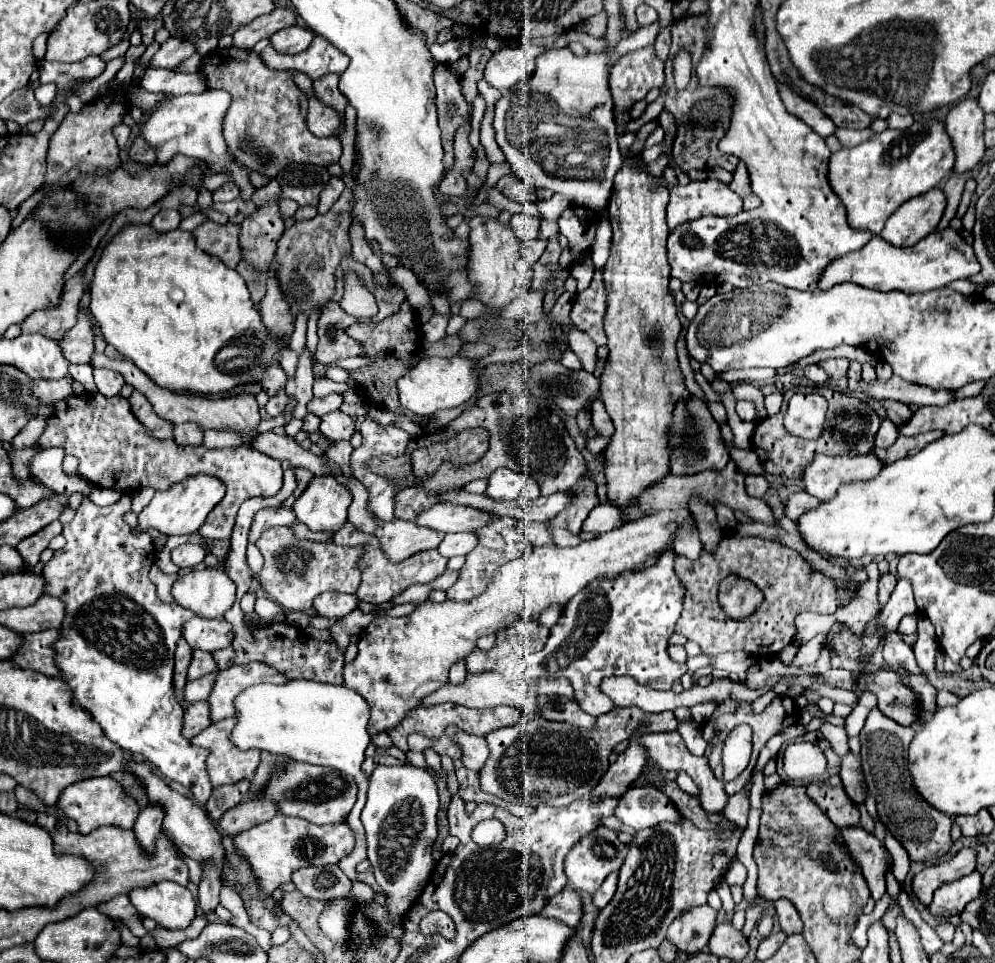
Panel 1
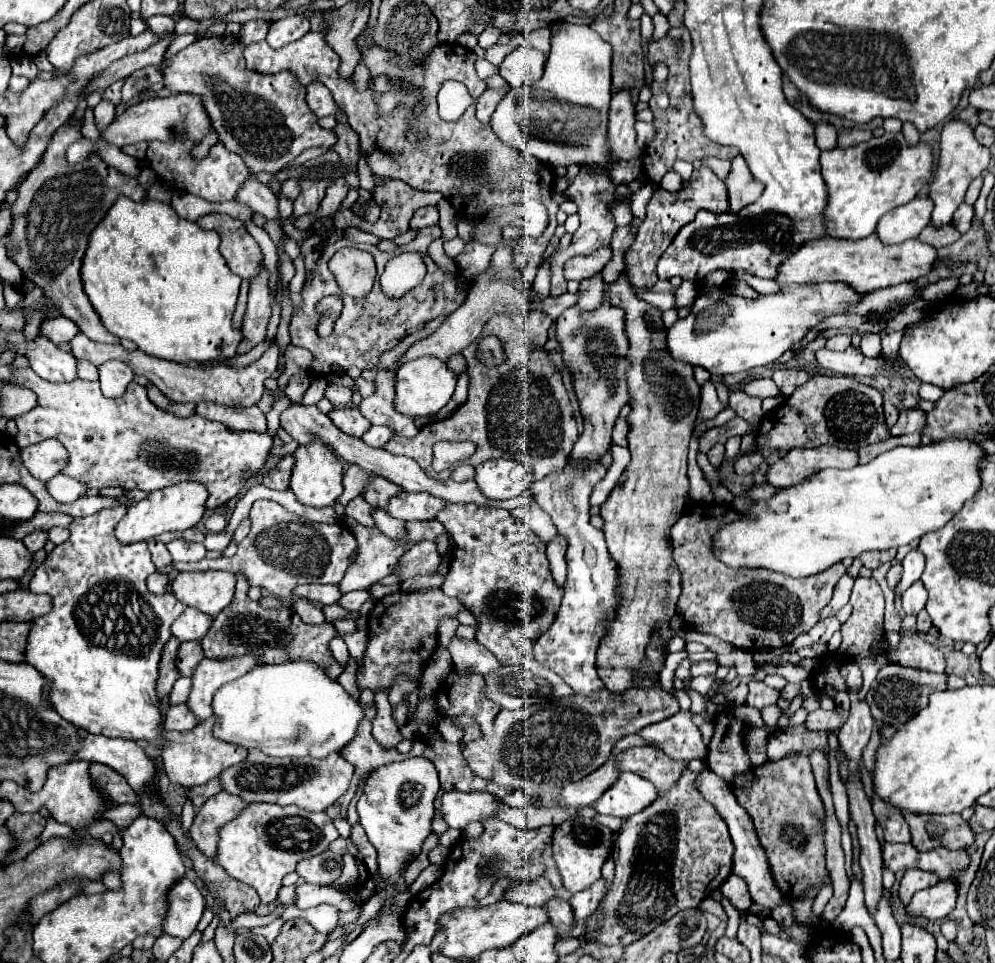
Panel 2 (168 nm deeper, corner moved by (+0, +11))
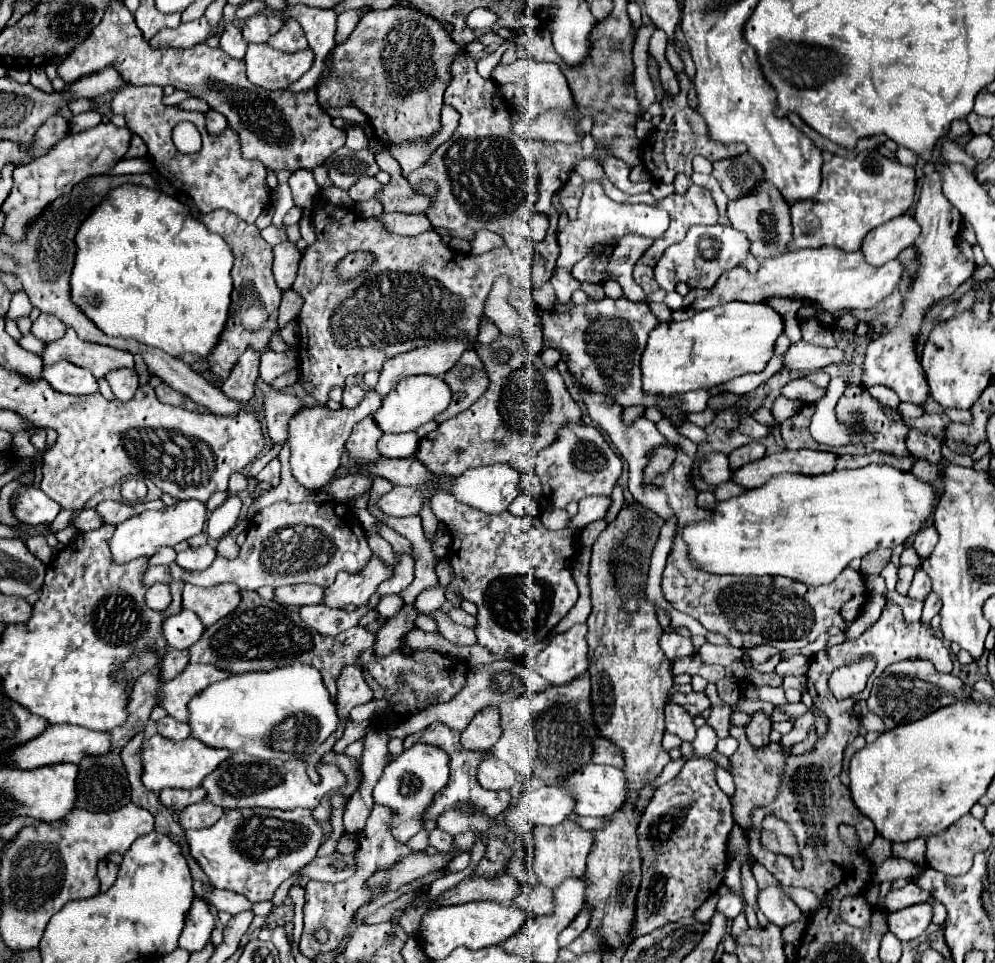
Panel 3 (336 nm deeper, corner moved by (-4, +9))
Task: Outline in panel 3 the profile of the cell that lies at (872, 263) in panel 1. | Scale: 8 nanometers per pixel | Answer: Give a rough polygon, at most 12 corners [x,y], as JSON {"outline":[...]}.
{"outline":[[799,248],[691,290],[687,310],[799,298],[869,310],[903,278],[895,258]]}

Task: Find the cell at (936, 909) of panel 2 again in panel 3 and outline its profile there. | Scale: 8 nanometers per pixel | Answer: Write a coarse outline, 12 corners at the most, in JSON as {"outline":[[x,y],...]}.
{"outline":[[929,902],[889,914],[899,940],[925,932],[933,916]]}

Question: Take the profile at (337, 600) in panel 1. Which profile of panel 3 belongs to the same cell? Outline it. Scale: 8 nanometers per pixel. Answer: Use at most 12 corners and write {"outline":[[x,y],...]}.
{"outline":[[295,584],[275,590],[289,608],[323,604],[325,588]]}

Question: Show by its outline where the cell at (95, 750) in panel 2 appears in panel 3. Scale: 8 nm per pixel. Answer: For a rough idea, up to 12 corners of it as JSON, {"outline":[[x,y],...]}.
{"outline":[[49,726],[15,748],[21,770],[113,752],[107,732]]}

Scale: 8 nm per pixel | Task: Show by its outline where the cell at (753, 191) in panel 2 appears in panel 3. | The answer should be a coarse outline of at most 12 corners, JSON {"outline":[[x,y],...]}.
{"outline":[[759,180],[731,200],[727,216],[747,232],[751,254],[783,254],[791,240],[789,206]]}

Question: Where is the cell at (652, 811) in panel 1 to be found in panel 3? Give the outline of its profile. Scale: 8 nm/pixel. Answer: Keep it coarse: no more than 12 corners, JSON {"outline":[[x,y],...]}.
{"outline":[[587,764],[563,784],[579,816],[613,816],[629,798],[615,766]]}

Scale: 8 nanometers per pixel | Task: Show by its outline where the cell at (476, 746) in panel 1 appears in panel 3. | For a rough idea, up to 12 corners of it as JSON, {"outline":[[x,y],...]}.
{"outline":[[495,756],[477,766],[487,790],[509,790],[515,772]]}

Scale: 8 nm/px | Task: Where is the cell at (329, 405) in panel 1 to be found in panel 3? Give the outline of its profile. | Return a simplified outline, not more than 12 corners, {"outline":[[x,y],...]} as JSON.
{"outline":[[359,386],[343,390],[341,406],[355,408],[363,400],[365,392]]}

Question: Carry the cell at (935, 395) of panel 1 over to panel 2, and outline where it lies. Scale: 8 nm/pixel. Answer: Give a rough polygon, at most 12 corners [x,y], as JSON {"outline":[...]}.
{"outline":[[853,346],[845,352],[823,348],[815,358],[823,368],[845,376],[871,376],[885,366]]}

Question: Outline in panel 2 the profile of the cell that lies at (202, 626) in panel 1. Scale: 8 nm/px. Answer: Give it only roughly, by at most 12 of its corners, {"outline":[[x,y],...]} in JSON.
{"outline":[[185,608],[171,636],[181,642],[201,640],[213,618]]}

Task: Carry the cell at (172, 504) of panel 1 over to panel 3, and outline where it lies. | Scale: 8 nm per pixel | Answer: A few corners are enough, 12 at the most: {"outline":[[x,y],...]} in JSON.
{"outline":[[179,500],[117,524],[113,558],[153,556],[201,534],[205,504]]}

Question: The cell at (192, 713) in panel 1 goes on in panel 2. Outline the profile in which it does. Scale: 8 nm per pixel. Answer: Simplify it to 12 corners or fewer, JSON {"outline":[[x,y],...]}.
{"outline":[[185,704],[171,706],[163,720],[165,730],[187,732],[197,718]]}

